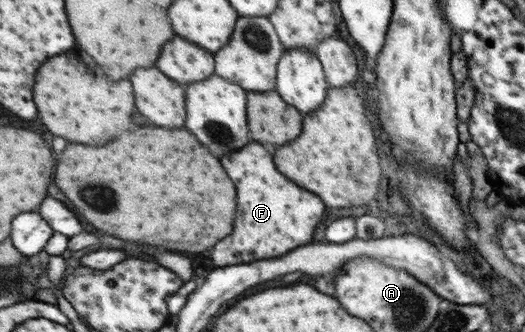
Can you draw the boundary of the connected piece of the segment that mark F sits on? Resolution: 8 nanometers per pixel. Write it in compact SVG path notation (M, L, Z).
M259 143L227 153L227 157L223 157L223 165L227 165L231 181L239 185L239 217L235 217L235 233L231 233L231 237L223 237L223 241L219 241L211 251L215 267L281 257L311 241L315 225L325 211L321 199L277 173L271 163L271 155Z

